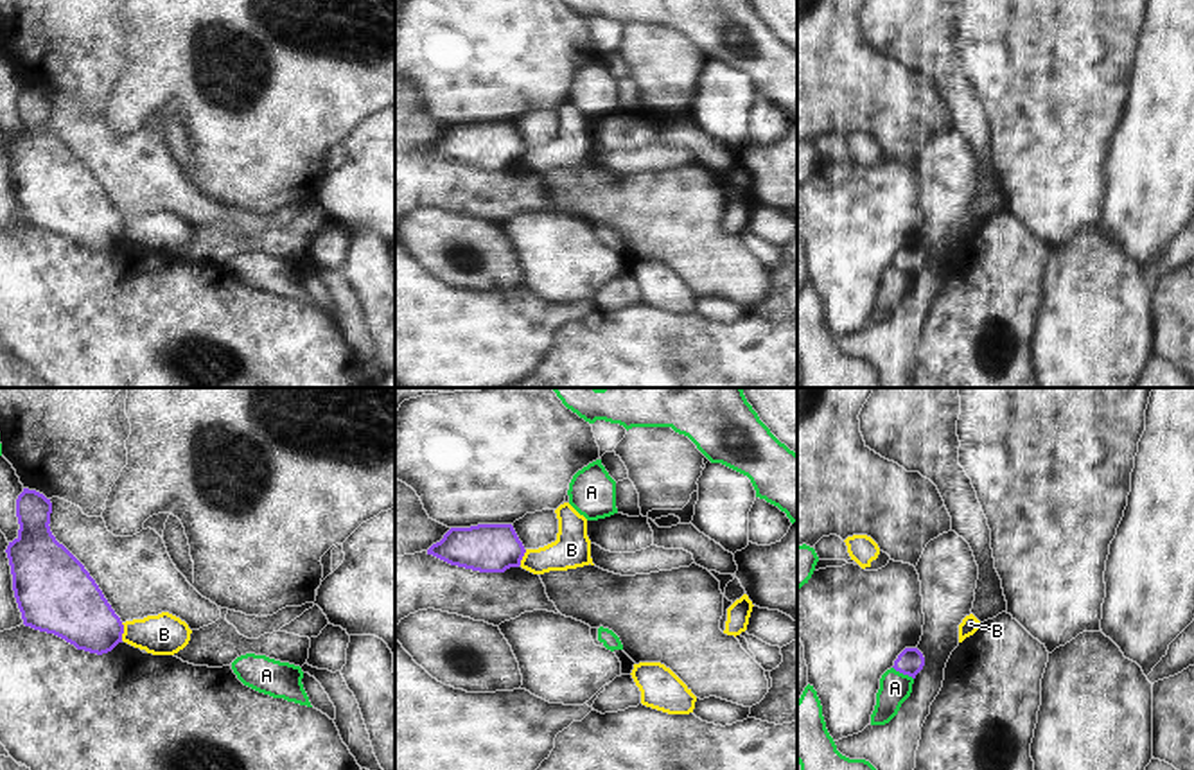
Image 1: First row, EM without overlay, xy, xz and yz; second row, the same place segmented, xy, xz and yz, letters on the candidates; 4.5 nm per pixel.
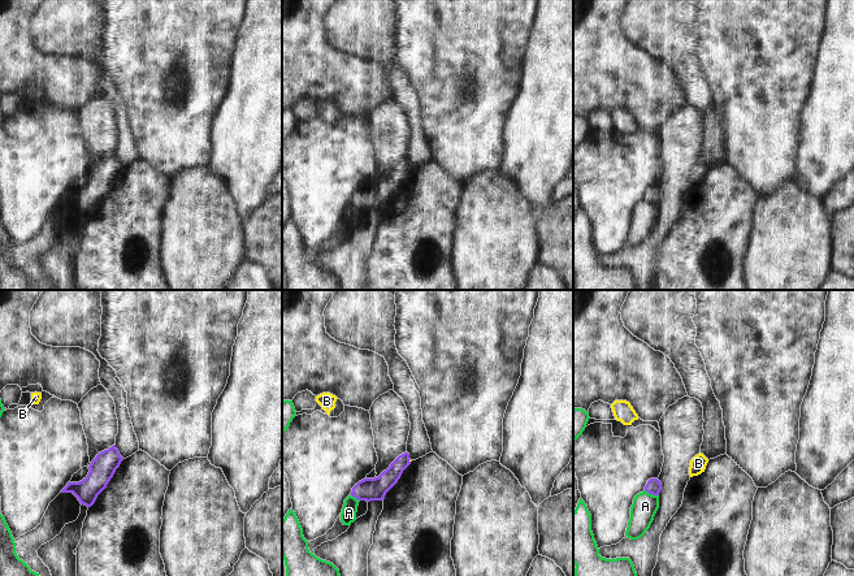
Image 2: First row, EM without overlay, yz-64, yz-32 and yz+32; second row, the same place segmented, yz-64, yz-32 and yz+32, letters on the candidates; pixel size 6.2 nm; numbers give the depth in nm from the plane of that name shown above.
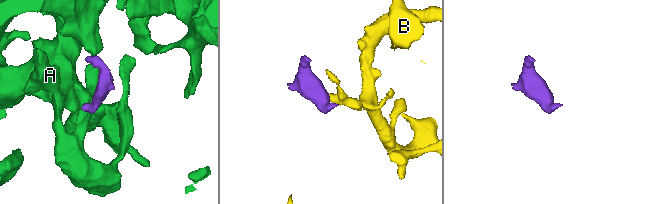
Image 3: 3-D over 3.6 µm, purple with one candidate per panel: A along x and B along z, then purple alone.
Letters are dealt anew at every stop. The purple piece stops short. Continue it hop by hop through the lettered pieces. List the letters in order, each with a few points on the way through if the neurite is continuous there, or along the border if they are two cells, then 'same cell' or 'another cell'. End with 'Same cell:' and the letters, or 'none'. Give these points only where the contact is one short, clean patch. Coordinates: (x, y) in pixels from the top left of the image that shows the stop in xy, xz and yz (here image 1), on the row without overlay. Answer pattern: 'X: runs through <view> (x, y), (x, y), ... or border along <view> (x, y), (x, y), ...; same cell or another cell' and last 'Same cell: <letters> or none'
A: border along yz (893, 264), (913, 277); another cell
B: border along xy (121, 221), (122, 237); another cell
Same cell: none

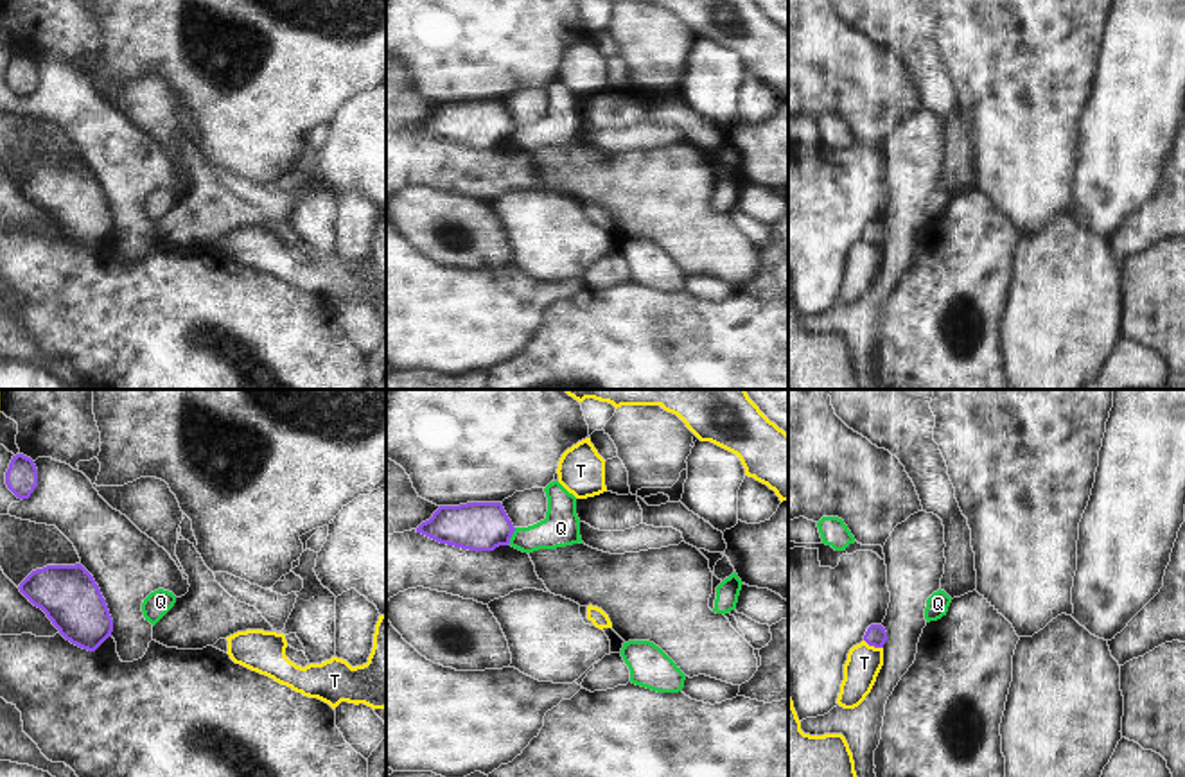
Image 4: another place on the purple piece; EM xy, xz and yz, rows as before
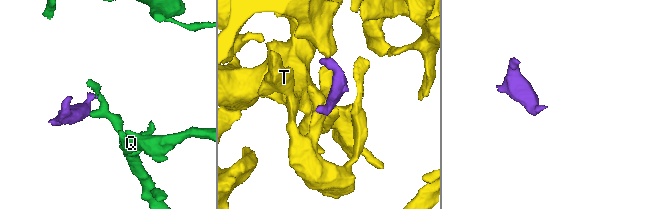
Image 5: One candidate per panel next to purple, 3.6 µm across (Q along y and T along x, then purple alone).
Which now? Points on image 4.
Q: border along xz (516, 126), (509, 140); another cell
T: border along yz (864, 237), (882, 246); another cell
Same cell: none

